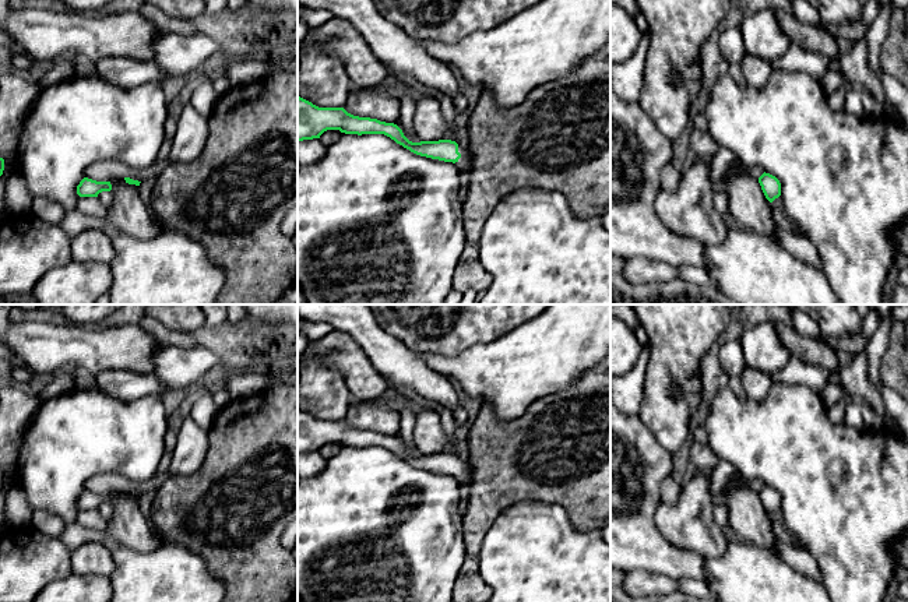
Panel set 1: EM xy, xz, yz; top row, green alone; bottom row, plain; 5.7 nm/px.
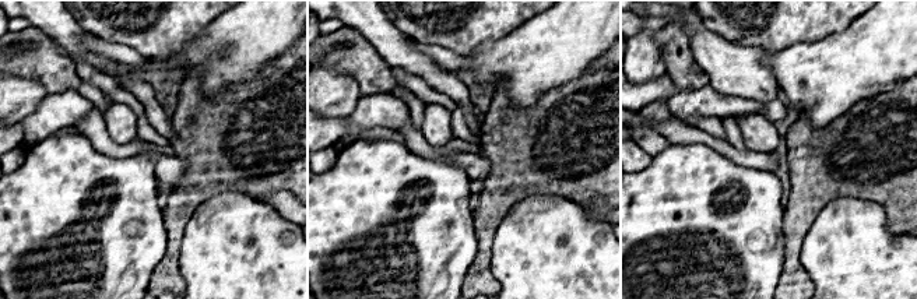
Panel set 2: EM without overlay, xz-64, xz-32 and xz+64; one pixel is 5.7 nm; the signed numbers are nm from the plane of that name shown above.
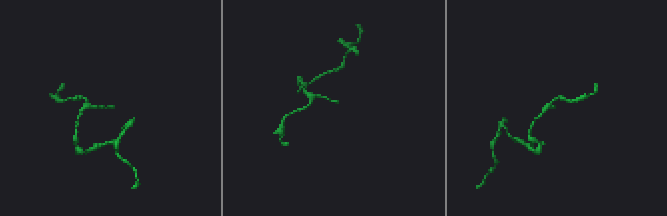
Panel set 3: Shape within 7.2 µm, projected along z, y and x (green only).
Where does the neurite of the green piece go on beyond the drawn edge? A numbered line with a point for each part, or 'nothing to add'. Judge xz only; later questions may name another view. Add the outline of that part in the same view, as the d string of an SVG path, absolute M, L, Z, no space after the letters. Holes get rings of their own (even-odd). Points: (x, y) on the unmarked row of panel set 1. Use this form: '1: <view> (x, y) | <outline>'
1: xz (467, 471) | M458 458L458 465L461 467L461 471L455 475L455 478L458 482L465 480L469 483L474 475L474 468L471 467L469 461L462 461Z

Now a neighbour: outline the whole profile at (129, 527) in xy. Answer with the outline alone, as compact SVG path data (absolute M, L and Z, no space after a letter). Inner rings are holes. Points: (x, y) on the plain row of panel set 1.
M117 490L110 493L110 497L113 515L103 531L87 528L77 521L67 524L59 539L70 552L73 553L78 546L88 542L101 542L112 553L122 546L138 553L147 553L156 548L158 536L141 511L140 500Z

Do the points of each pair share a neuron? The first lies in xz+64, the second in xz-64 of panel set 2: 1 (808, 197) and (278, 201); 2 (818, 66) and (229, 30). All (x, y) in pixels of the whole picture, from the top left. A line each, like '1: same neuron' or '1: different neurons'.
1: different neurons
2: same neuron

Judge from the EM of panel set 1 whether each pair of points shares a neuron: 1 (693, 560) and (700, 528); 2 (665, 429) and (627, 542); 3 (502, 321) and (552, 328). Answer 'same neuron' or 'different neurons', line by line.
1: different neurons
2: different neurons
3: different neurons

